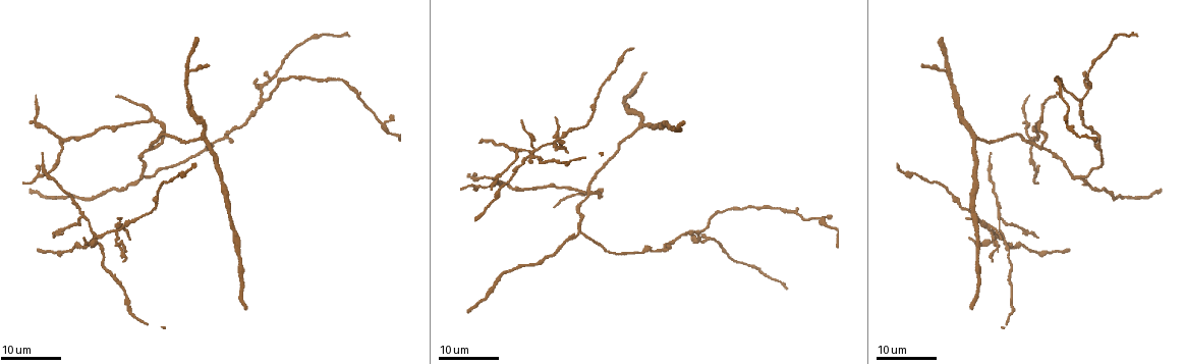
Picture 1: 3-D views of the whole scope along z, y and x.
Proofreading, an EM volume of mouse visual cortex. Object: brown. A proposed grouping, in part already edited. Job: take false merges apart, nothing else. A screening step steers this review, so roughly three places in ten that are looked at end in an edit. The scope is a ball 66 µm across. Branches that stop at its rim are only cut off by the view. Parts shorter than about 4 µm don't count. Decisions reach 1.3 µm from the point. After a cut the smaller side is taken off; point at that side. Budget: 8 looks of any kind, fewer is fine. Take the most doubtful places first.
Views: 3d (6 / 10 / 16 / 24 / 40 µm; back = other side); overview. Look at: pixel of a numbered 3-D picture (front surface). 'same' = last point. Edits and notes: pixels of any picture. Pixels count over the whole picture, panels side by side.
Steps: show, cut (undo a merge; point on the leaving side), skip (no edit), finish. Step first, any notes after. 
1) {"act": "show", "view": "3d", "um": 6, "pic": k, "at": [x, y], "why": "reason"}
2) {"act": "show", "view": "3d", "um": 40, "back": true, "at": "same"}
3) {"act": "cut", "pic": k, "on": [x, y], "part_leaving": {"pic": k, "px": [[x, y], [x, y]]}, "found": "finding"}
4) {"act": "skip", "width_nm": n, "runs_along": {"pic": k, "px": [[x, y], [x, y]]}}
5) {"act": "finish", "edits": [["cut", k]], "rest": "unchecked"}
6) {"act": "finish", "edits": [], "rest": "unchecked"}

{"act": "show", "view": "3d", "um": 16, "pic": 1, "at": [534, 152], "why": "four-way junction"}

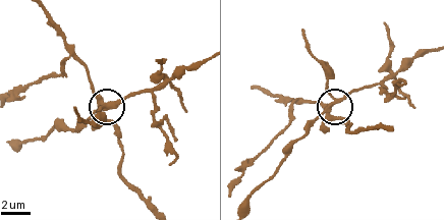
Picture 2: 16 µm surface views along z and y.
{"act": "show", "view": "3d", "um": 10, "pic": 2, "at": [331, 104]}

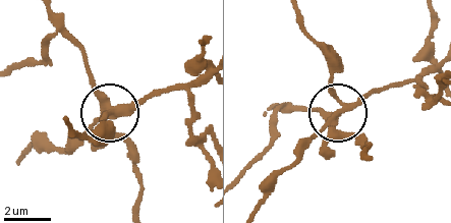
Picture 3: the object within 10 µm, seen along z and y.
{"act": "cut", "pic": 3, "on": [331, 82], "side_arm_um": 23, "part_leaving": {"pic": 3, "px": [[335, 116], [432, 71]]}, "found": "a second neuron is stuck on"}

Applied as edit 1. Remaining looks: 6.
{"act": "show", "view": "3d", "um": 24, "pic": 1, "at": [1079, 99], "why": "a fork"}

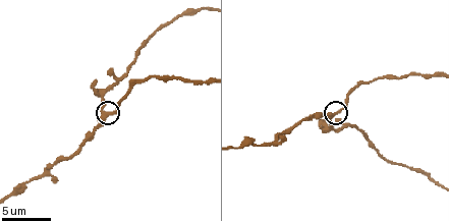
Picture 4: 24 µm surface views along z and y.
{"act": "show", "view": "3d", "um": 10, "pic": 4, "at": [334, 114], "why": "closer look"}

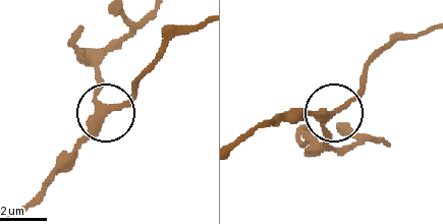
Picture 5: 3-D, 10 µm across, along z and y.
{"act": "skip", "runs_along": {"pic": 5, "px": [[236, 145], [260, 127], [334, 113], [318, 155]]}, "found": "all the same neuron"}

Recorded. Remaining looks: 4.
{"act": "show", "view": "3d", "um": 16, "pic": 1, "at": [152, 115], "why": "three-way junction"}

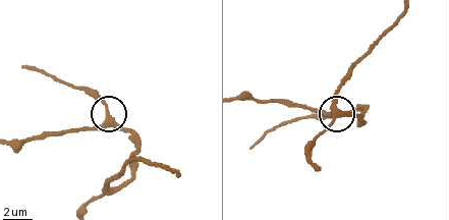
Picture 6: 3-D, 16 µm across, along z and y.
{"act": "show", "view": "3d", "um": 10, "pic": 6, "at": [108, 118], "why": "zoom in"}

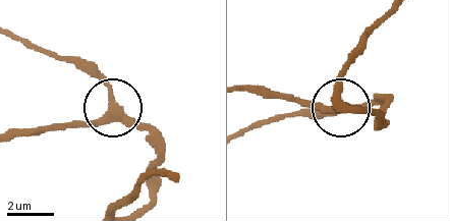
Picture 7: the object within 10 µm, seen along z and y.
{"act": "skip", "side_arm_um": 8, "runs_along": {"pic": 7, "px": [[154, 147], [113, 107], [101, 84], [73, 57]]}, "found": "one neuron here"}

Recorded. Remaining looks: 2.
{"act": "show", "view": "3d", "um": 16, "pic": 1, "at": [579, 230], "why": "arms part here"}

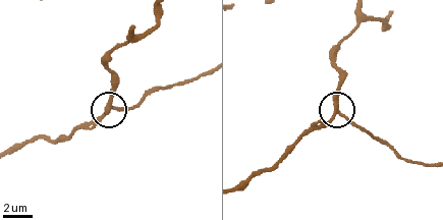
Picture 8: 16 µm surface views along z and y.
{"act": "show", "view": "3d", "um": 10, "pic": 8, "at": [337, 113]}

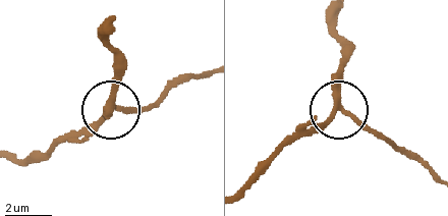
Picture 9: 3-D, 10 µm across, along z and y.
{"act": "skip", "arms": 3, "found": "all the same neuron"}

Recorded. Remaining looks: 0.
{"act": "finish", "edits": [["cut", 3]], "rest": "unchecked"}

